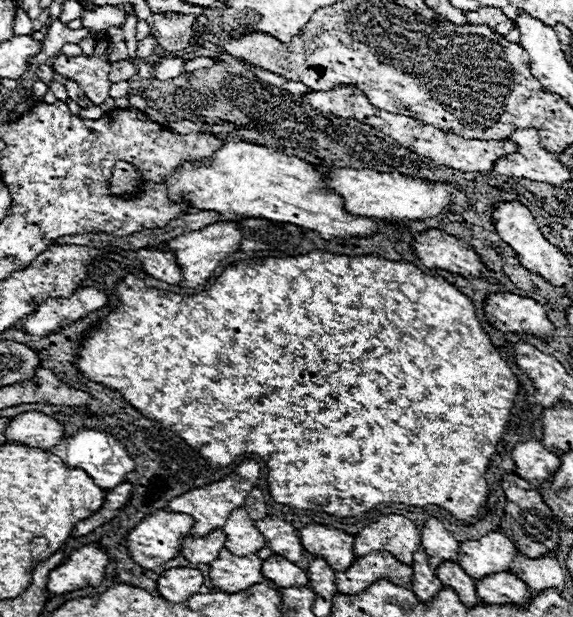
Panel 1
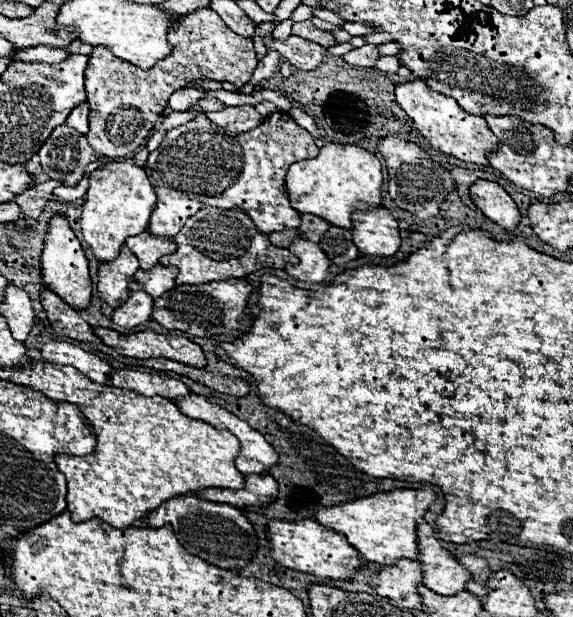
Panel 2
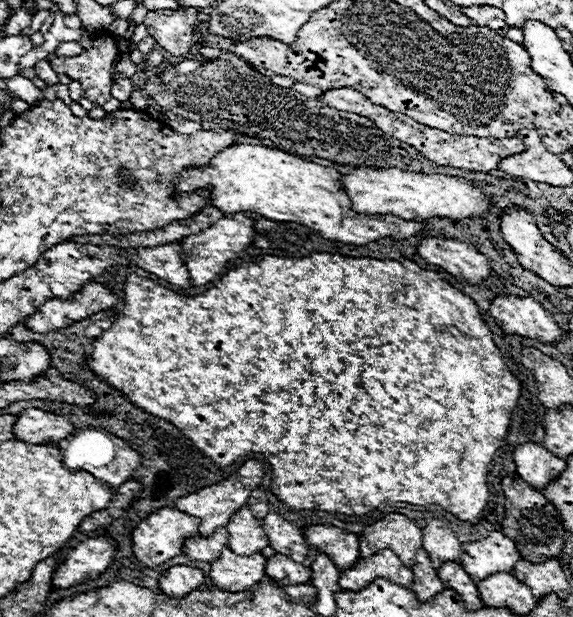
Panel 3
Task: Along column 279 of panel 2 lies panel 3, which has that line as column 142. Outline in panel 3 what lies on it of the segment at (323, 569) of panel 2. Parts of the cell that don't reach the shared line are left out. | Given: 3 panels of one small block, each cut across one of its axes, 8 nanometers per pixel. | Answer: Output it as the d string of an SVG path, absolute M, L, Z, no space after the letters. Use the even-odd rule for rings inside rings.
M160 508L160 510L152 512L132 532L136 558L142 560L142 564L146 564L146 566L158 566L158 564L182 554L184 540L198 532L198 524L200 524L198 518L188 516L186 512L178 512L176 508Z

